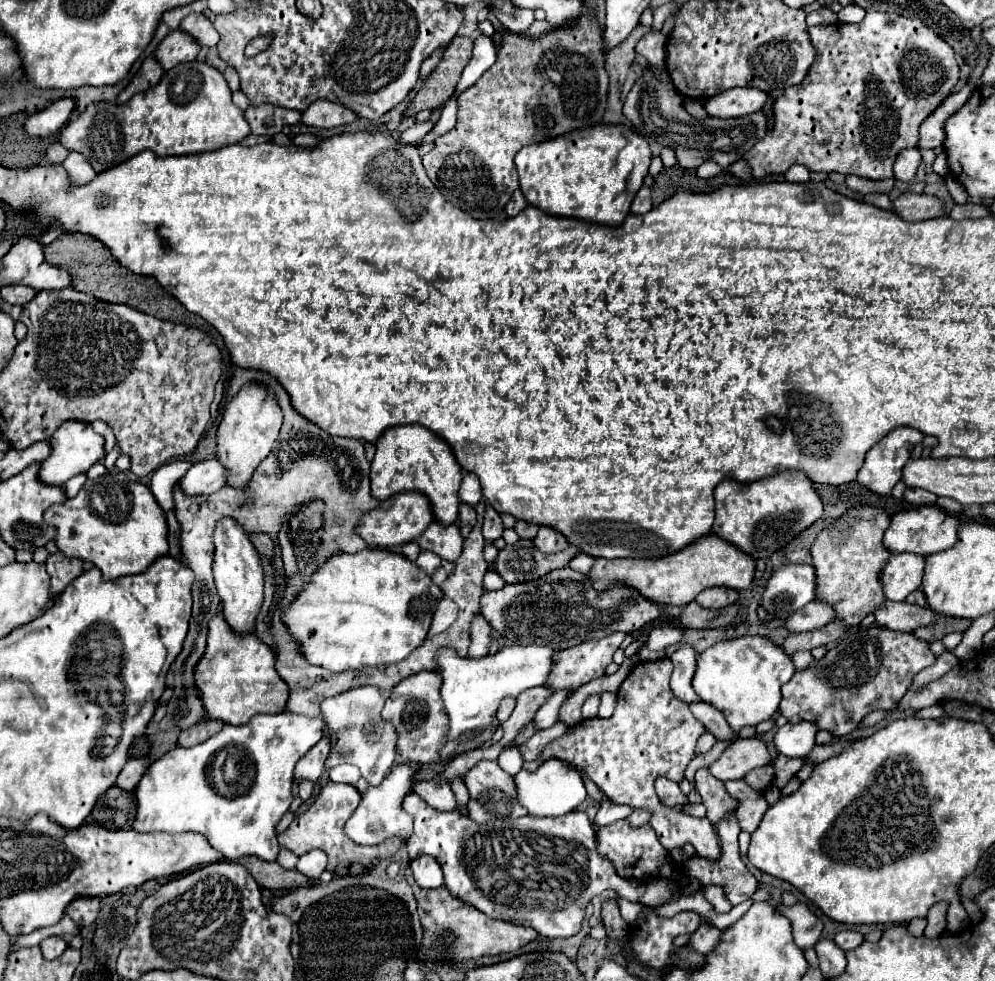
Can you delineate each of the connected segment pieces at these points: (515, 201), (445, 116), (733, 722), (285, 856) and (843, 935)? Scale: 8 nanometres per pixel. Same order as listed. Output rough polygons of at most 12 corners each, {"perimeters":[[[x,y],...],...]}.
{"perimeters":[[[517,189],[505,211],[515,217],[527,205],[527,199]],[[447,101],[433,131],[427,133],[425,143],[455,125],[457,101]],[[767,637],[697,655],[693,689],[737,733],[775,715],[793,677]],[[289,849],[279,851],[277,863],[295,869],[299,857]],[[841,931],[835,941],[843,951],[859,947],[865,937],[857,931]]]}

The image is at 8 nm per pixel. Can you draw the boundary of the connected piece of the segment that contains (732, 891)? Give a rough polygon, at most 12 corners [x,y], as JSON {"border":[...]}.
{"border":[[735,815],[717,827],[721,855],[714,864],[694,856],[685,871],[723,887],[739,905],[757,891],[757,879],[739,857]]}

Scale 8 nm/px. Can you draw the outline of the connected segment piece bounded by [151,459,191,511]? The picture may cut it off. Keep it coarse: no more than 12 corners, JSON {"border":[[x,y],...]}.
{"border":[[183,459],[161,465],[151,475],[159,505],[173,509],[173,487],[191,467]]}

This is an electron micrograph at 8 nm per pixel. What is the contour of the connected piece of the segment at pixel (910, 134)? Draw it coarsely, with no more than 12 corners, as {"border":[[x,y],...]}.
{"border":[[921,19],[815,25],[753,177],[893,177],[959,81]]}

